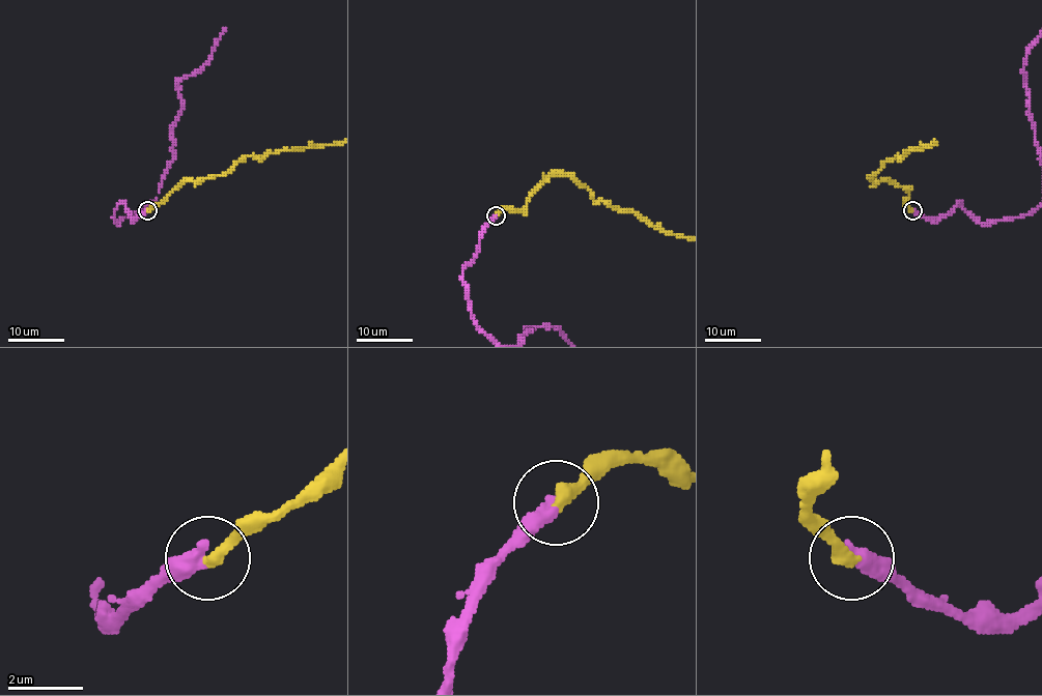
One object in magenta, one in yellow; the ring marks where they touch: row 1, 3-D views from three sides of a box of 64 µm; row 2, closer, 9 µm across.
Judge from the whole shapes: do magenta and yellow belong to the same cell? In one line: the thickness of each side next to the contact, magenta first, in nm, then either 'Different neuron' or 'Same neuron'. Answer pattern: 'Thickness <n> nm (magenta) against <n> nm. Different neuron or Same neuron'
Thickness 480 nm (magenta) against 360 nm. Same neuron

